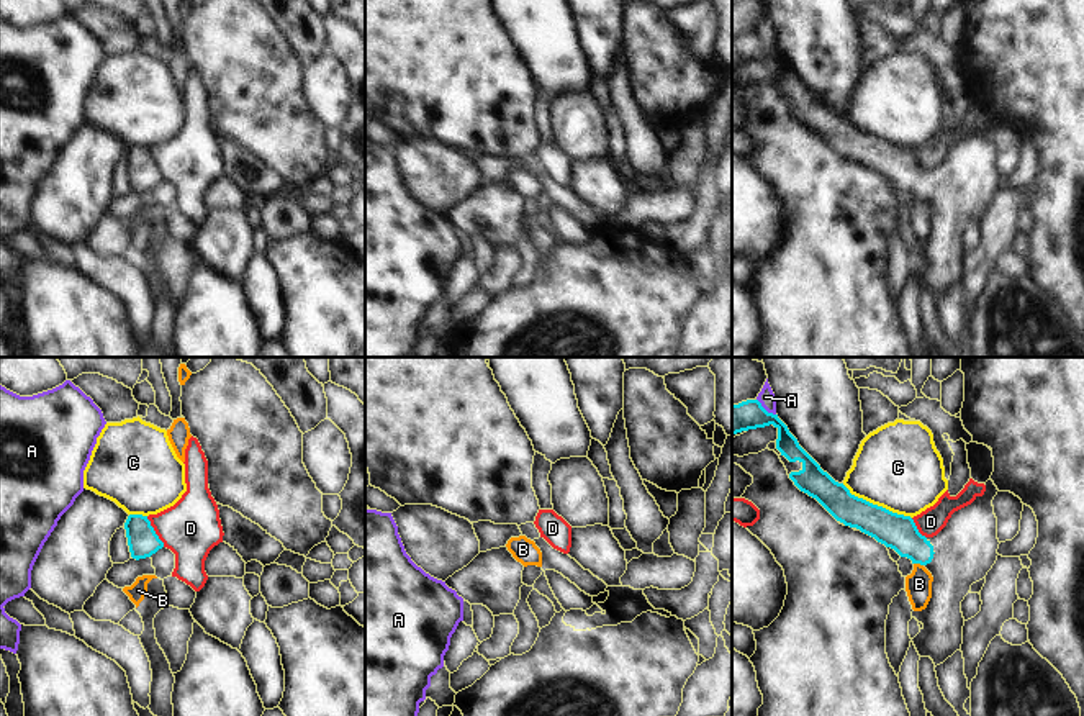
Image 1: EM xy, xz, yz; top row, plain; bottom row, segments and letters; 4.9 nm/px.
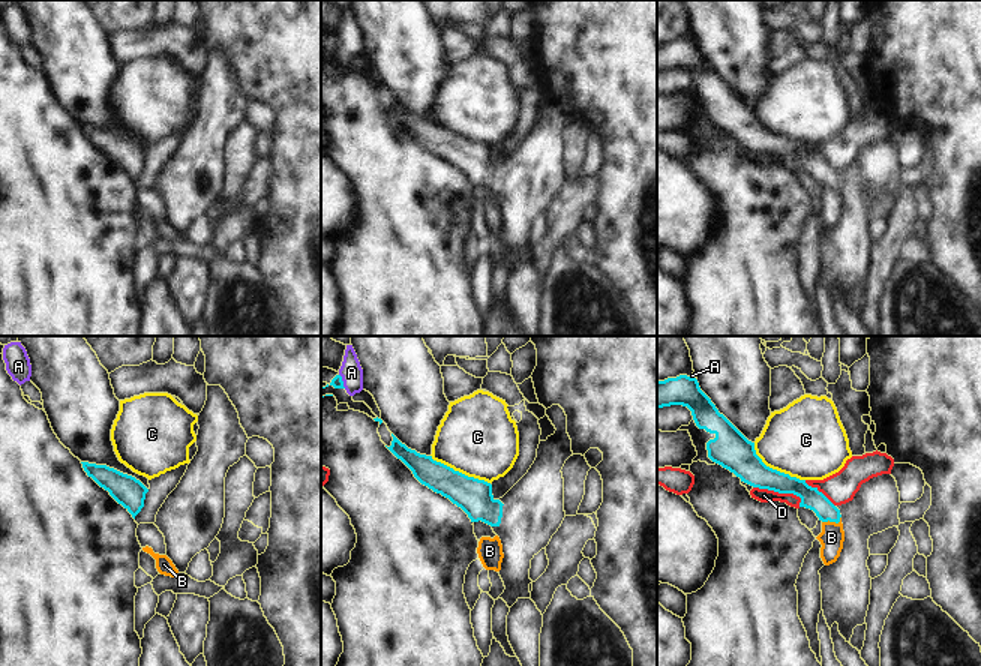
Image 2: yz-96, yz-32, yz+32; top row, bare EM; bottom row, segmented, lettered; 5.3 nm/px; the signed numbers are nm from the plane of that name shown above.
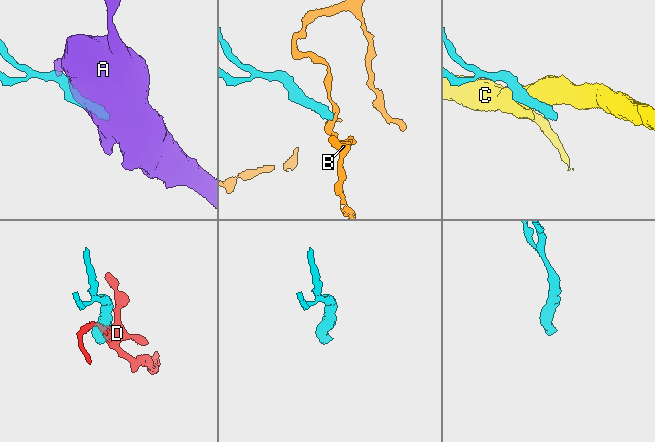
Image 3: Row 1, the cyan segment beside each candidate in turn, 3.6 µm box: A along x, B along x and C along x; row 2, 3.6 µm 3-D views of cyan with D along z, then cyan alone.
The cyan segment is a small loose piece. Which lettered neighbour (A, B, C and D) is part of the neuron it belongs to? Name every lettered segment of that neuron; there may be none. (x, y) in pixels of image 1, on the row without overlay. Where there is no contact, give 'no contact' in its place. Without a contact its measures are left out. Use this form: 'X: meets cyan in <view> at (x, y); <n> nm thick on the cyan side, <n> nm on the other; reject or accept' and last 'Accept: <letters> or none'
A: meets cyan in yz at (763, 41); 140 nm thick on the cyan side, 80 nm on the other; reject
B: meets cyan in yz at (919, 195); 170 nm thick on the cyan side, 130 nm on the other; reject
C: meets cyan in yz at (876, 138); 170 nm thick on the cyan side, 420 nm on the other; reject
D: meets cyan in xy at (154, 164); 150 nm thick on the cyan side, 280 nm on the other; reject
Accept: none

